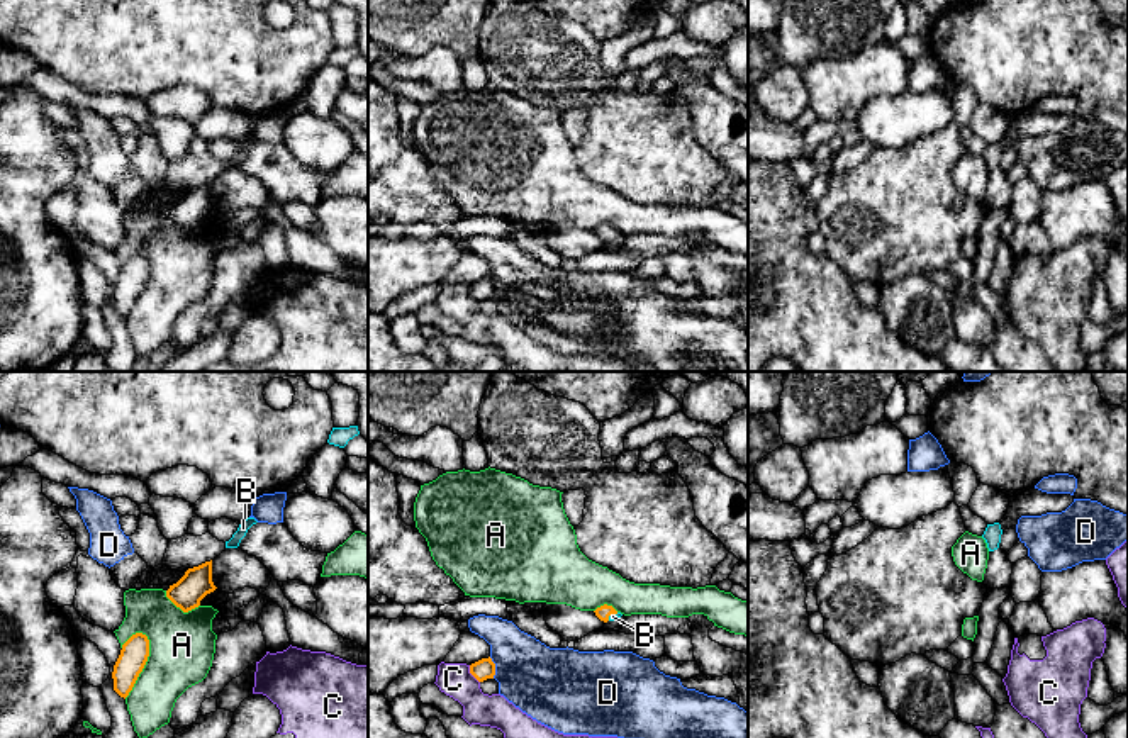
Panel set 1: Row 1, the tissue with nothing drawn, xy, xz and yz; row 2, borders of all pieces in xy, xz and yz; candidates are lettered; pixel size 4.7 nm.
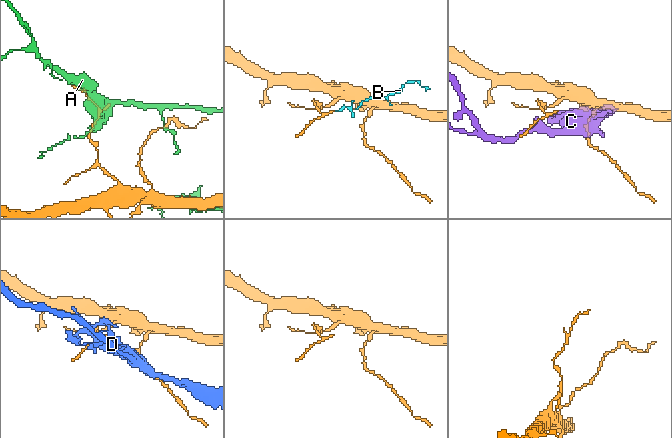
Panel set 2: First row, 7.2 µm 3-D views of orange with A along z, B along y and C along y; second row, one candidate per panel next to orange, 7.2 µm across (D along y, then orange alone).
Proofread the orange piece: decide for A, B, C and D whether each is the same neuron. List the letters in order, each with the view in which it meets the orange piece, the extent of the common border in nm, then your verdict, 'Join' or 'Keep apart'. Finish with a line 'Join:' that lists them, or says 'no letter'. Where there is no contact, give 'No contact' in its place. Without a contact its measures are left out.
A: Touches orange in xy. Shared border 340 nm. Keep apart
B: Touches orange in xz. Shared border 70 nm. Join
C: Touches orange in xz. Shared border 100 nm. Keep apart
D: Touches orange in xz. Shared border 110 nm. Keep apart
Join: B

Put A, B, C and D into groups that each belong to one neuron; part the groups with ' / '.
A / B / C / D

